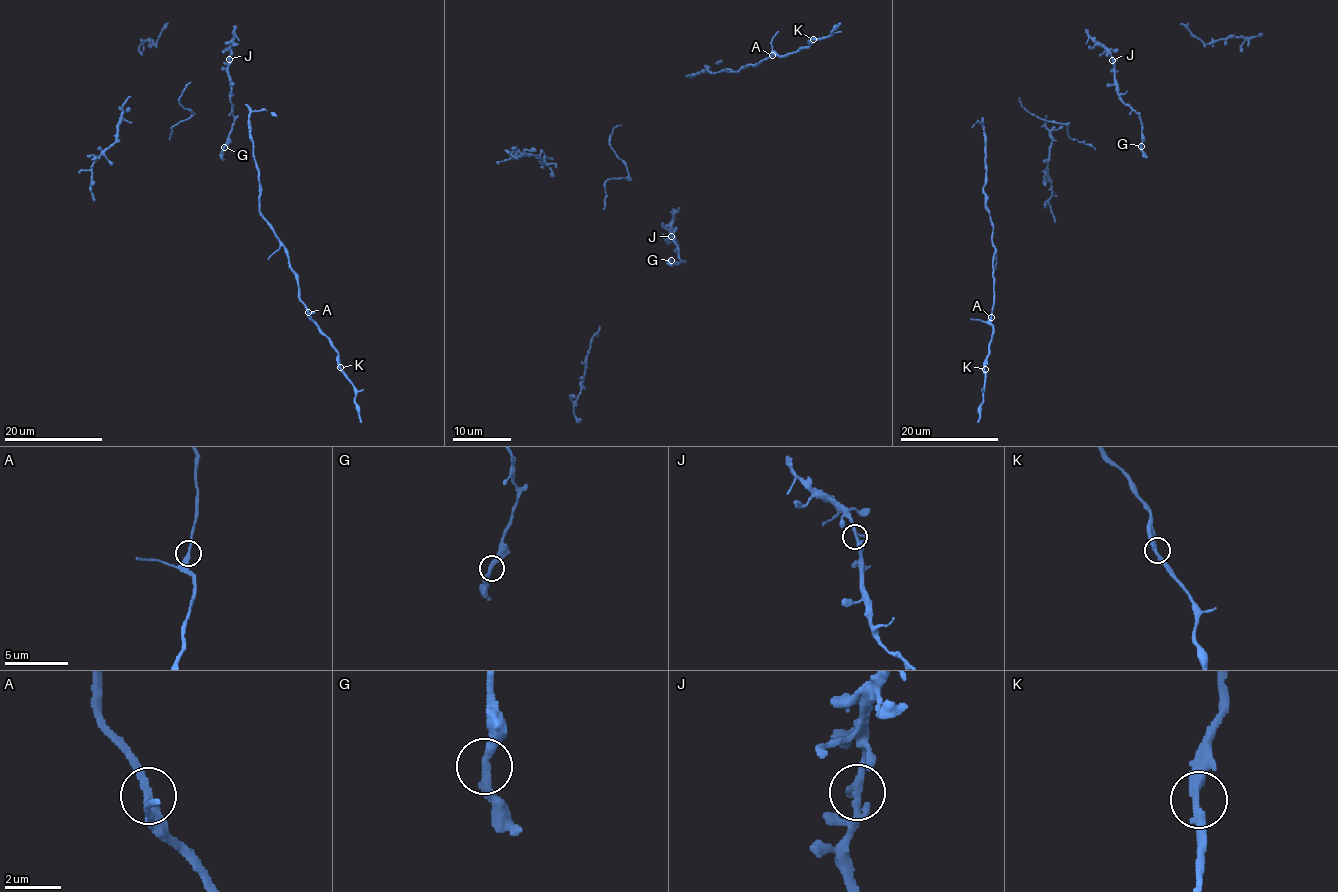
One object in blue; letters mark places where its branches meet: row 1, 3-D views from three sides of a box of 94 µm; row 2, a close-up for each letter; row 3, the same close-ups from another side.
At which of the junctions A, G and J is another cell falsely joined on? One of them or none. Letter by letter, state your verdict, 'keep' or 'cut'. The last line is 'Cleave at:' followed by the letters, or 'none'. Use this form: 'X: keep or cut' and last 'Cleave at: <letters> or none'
A: keep
G: keep
J: keep
Cleave at: none

